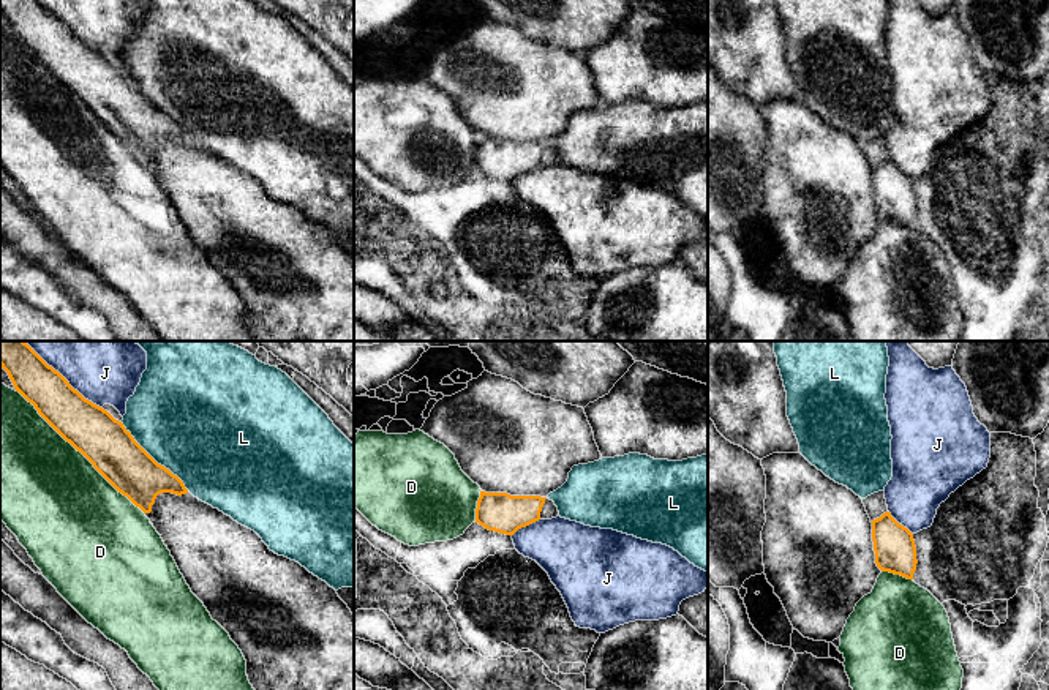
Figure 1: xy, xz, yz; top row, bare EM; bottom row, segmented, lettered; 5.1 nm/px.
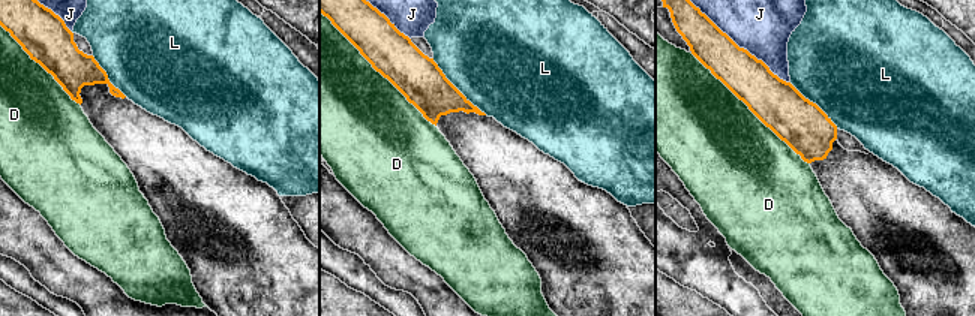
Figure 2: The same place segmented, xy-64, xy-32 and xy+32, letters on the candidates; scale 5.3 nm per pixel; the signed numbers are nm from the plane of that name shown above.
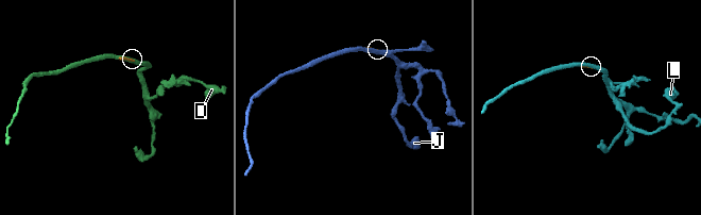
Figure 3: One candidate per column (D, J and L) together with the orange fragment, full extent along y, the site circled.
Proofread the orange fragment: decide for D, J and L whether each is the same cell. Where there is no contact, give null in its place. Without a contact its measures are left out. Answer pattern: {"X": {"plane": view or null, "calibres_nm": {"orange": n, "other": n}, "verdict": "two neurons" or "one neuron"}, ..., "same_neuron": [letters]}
{"D": {"plane": "xy", "calibres_nm": {"orange": 240, "other": 480}, "verdict": "two neurons"}, "J": {"plane": "xy", "calibres_nm": {"orange": 240, "other": 440}, "verdict": "two neurons"}, "L": {"plane": "xy", "calibres_nm": {"orange": 240, "other": 500}, "verdict": "two neurons"}, "same_neuron": []}

